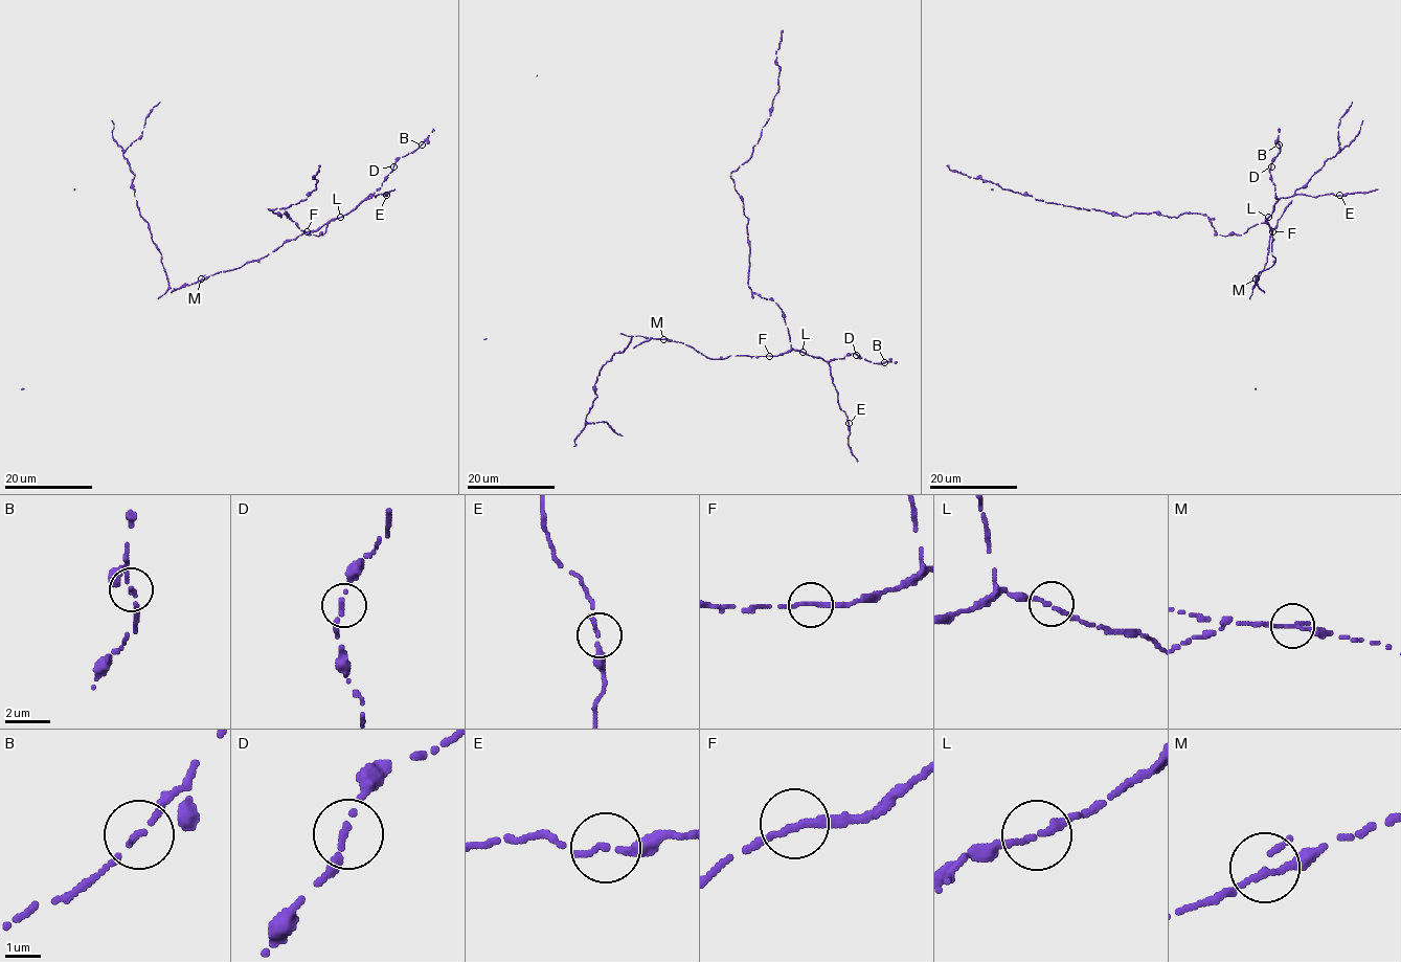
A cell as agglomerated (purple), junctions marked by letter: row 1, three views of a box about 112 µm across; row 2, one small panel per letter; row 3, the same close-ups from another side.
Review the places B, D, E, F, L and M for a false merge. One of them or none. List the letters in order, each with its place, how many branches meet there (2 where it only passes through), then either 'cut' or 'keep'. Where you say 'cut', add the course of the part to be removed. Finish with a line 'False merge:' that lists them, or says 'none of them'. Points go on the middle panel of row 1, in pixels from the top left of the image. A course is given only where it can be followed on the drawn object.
B: place (884, 362); branches 2; keep
D: place (856, 355); branches 2; keep
E: place (849, 423); branches 2; keep
F: place (769, 356); branches 2; keep
L: place (803, 352); branches 2; keep
M: place (663, 339); branches 2; keep
False merge: none of them

